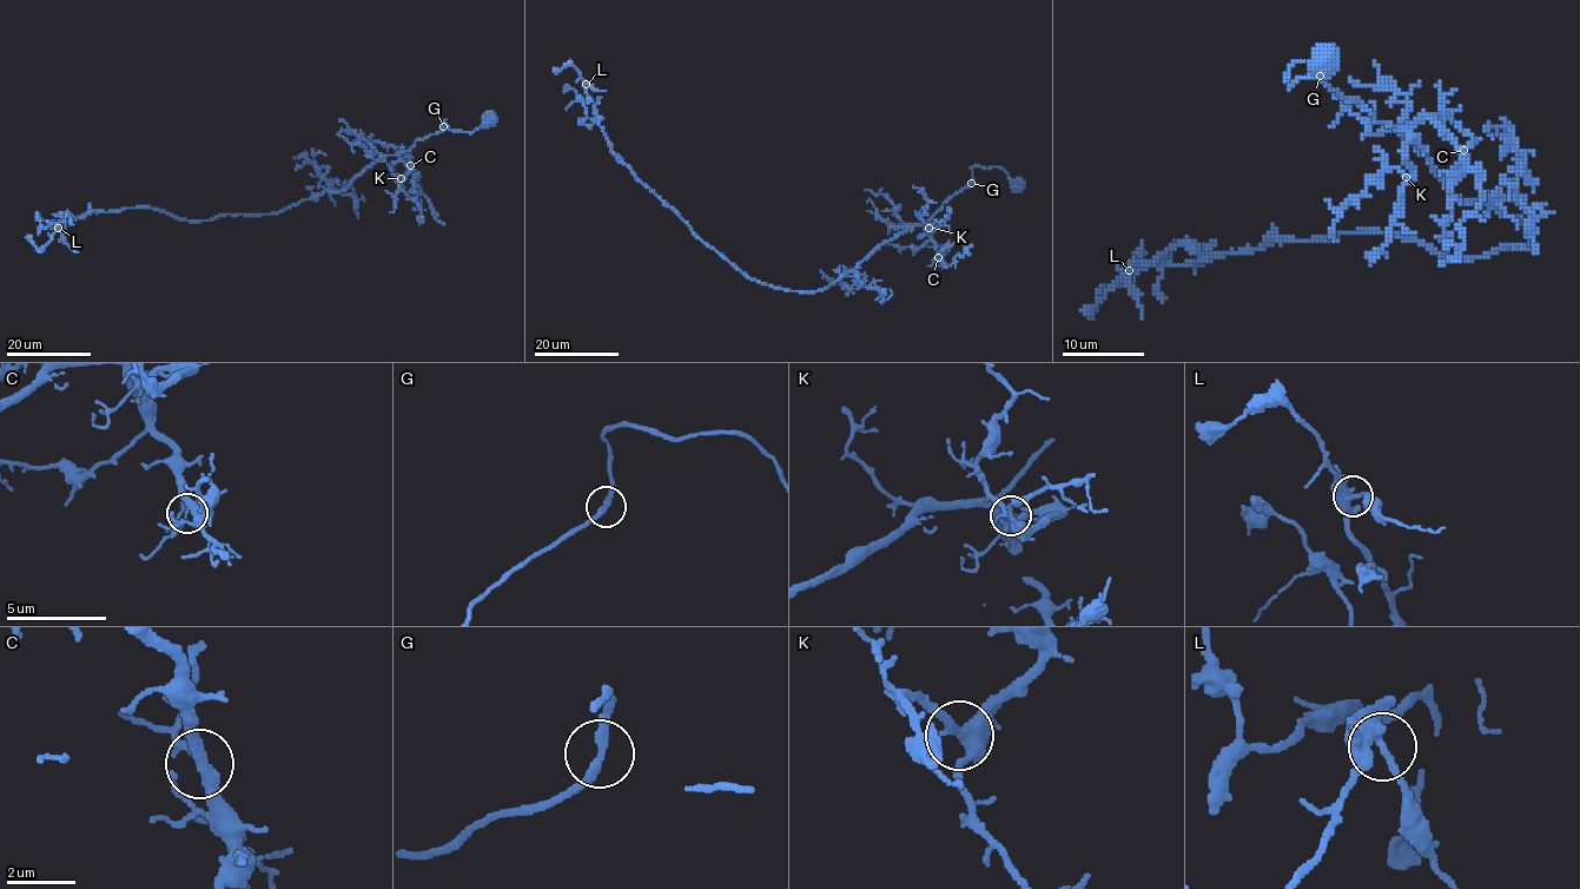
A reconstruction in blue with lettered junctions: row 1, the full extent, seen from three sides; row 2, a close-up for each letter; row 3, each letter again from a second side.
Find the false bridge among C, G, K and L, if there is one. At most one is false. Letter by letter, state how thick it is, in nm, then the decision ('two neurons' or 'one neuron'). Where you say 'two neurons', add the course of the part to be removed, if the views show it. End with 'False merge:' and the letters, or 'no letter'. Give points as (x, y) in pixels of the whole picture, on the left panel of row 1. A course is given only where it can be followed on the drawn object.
C: calibre 240 nm; one neuron
G: calibre 240 nm; one neuron
K: calibre 320 nm; one neuron
L: calibre 380 nm; one neuron
False merge: no letter

